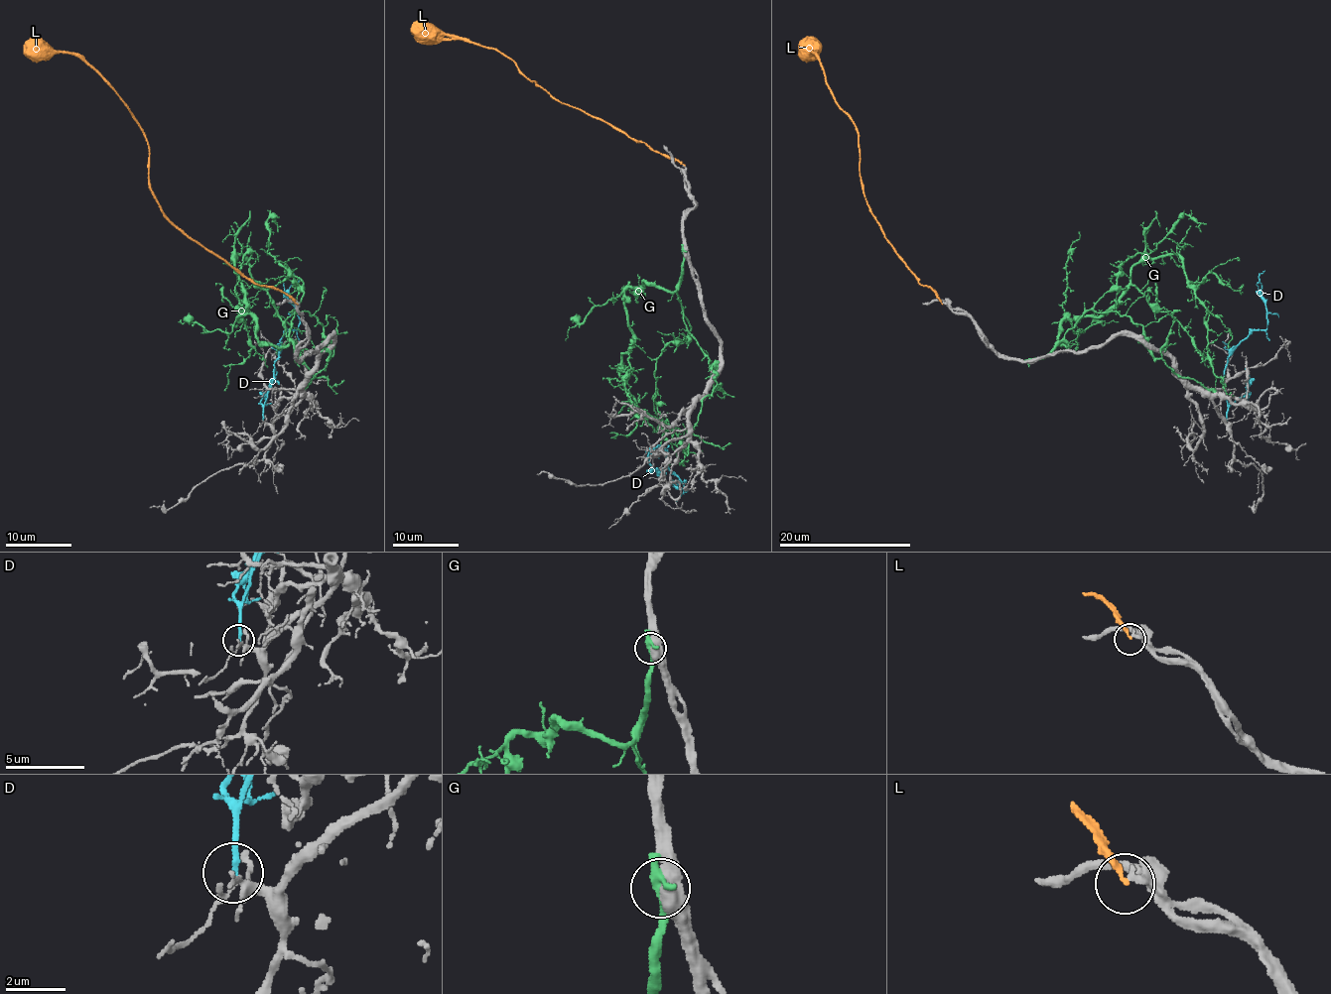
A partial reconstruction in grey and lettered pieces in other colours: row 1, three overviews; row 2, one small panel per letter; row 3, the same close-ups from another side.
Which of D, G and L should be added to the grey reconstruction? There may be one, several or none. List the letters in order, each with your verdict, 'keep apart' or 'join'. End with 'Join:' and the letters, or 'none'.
D: keep apart
G: keep apart
L: join
Join: L

